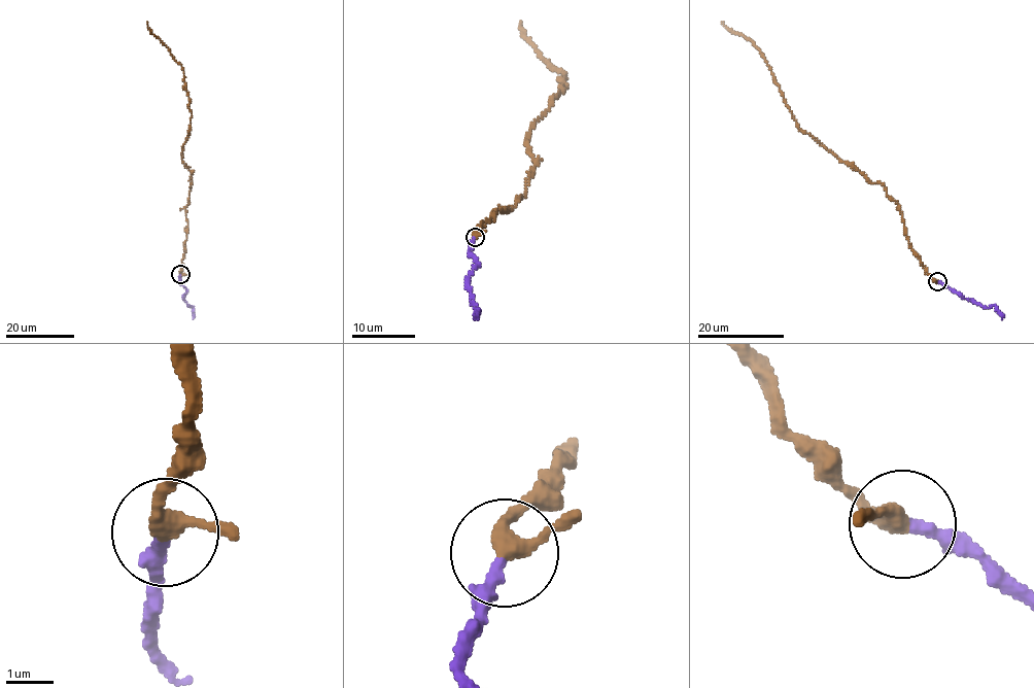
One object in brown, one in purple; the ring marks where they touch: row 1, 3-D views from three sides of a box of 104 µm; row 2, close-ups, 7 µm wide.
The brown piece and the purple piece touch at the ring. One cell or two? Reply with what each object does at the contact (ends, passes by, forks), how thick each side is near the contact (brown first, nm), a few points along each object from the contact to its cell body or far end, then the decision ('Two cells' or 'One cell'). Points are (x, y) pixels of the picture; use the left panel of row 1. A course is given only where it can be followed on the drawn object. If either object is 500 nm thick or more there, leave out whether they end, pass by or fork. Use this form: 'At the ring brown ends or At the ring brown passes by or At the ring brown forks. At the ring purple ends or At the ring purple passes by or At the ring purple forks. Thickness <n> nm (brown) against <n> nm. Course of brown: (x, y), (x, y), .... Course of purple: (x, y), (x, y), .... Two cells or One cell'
At the ring brown passes by. At the ring purple ends. Thickness 300 nm (brown) against 240 nm. Course of brown: (180, 274), (192, 175), (182, 161), (181, 149), (190, 130), (191, 100), (183, 68), (151, 33), (147, 22). Course of purple: (180, 274), (180, 282), (185, 287), (184, 300), (192, 306), (193, 318). One cell

